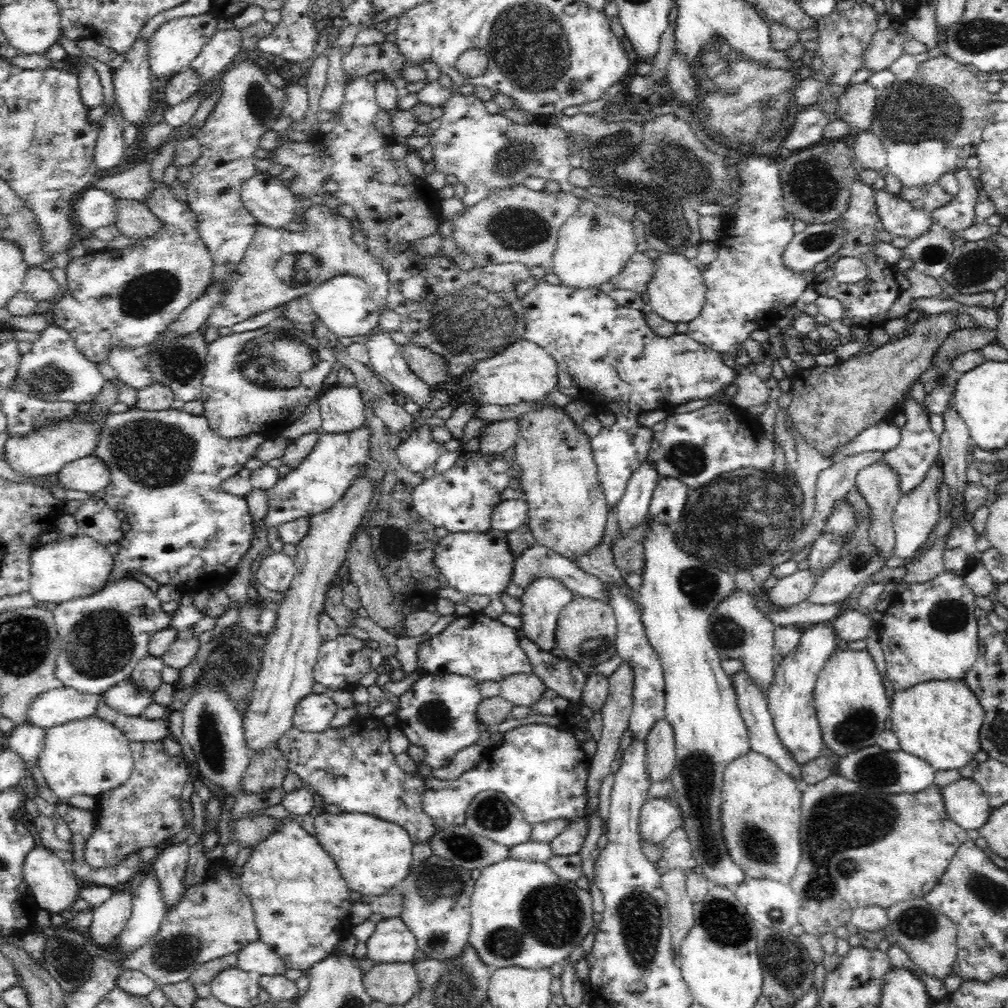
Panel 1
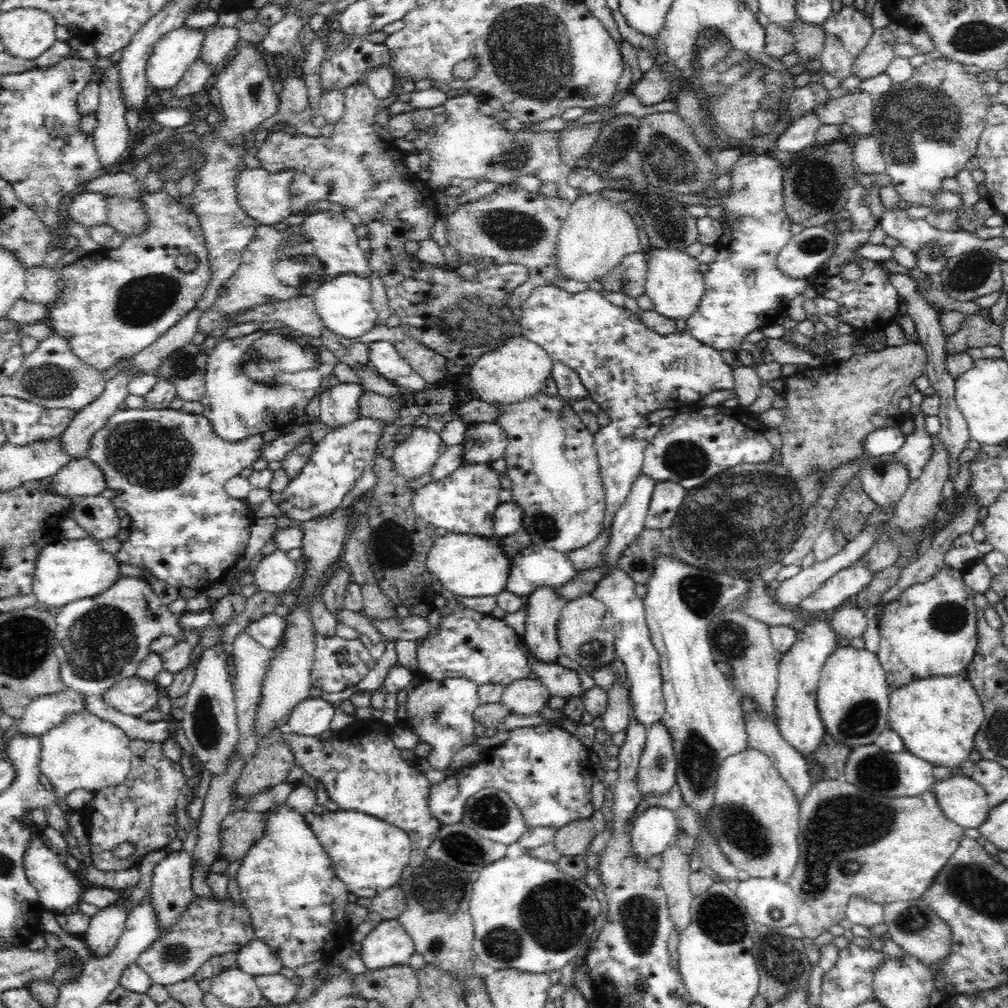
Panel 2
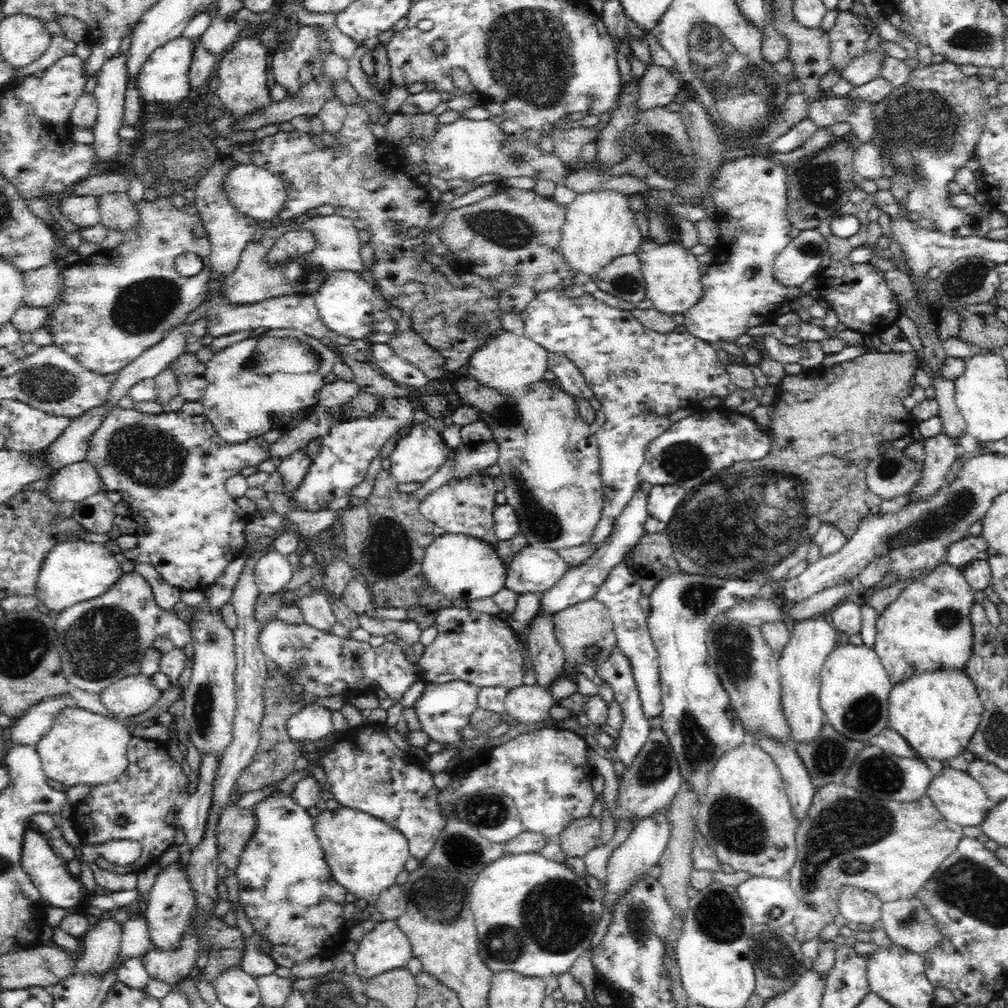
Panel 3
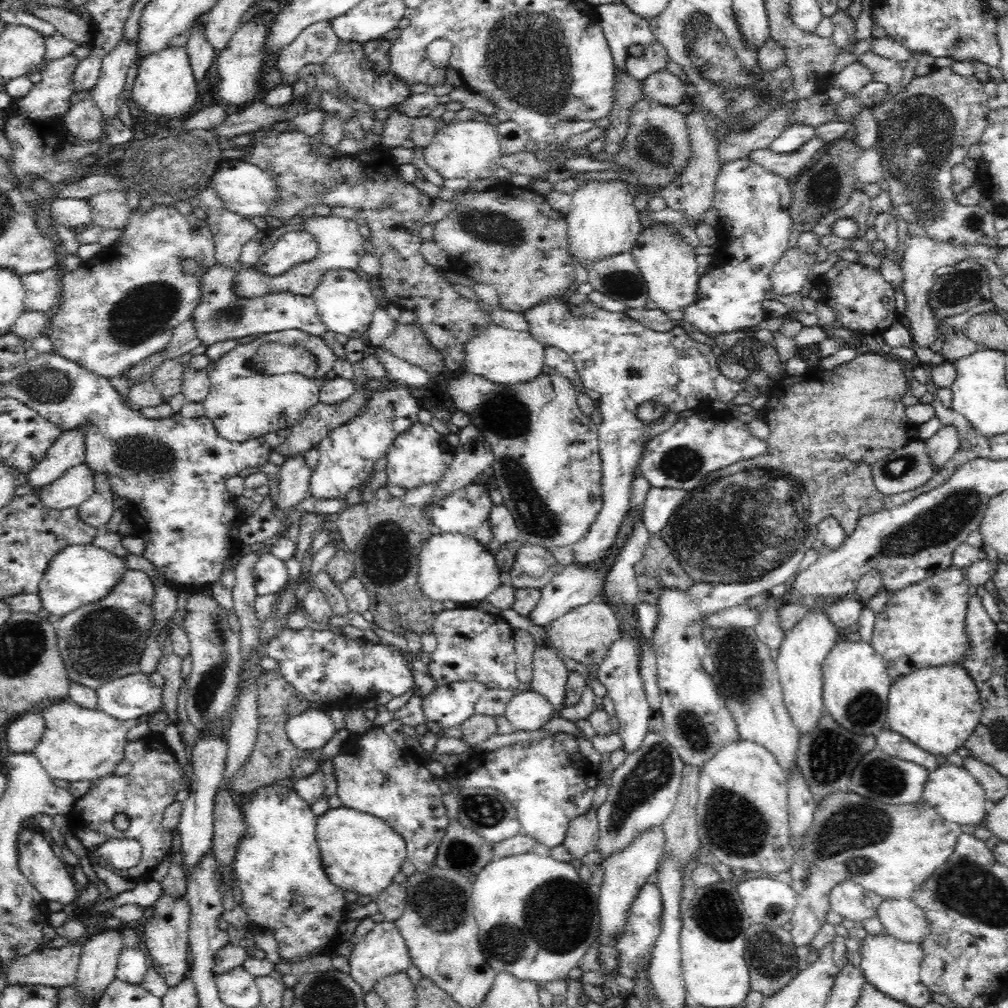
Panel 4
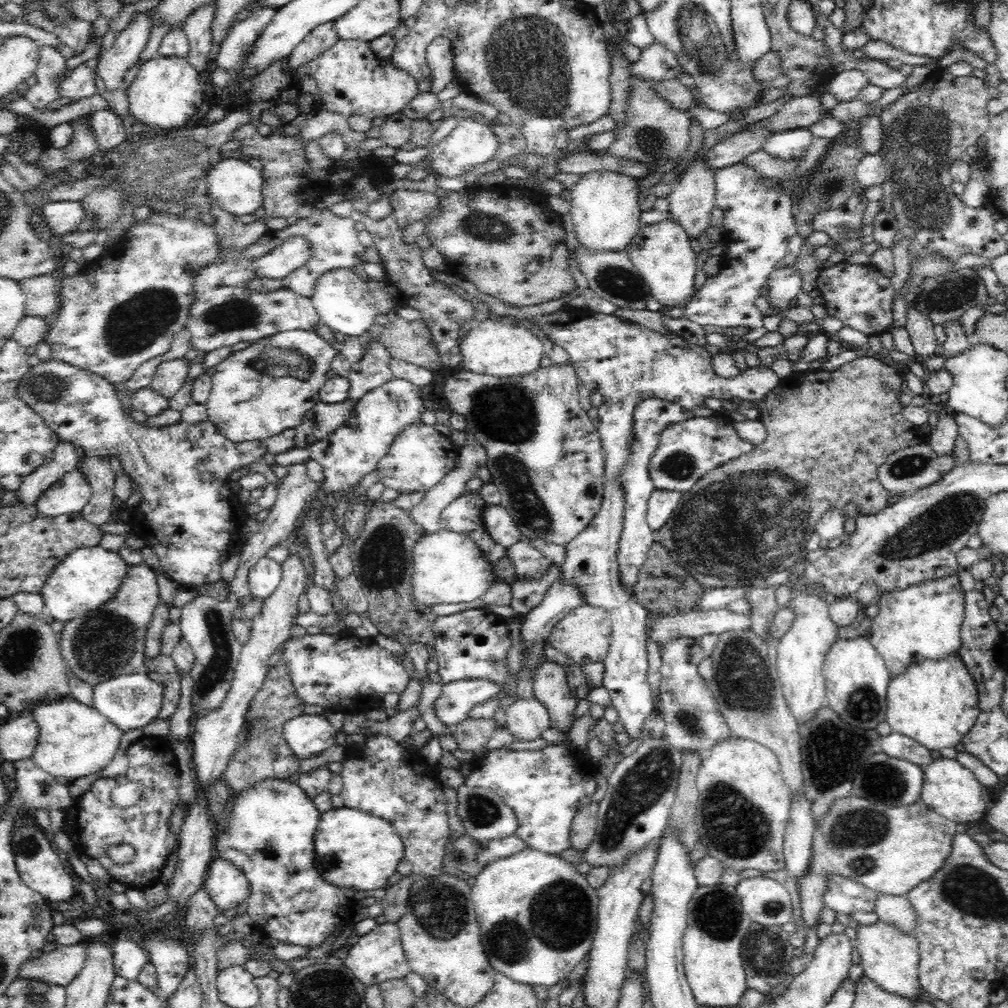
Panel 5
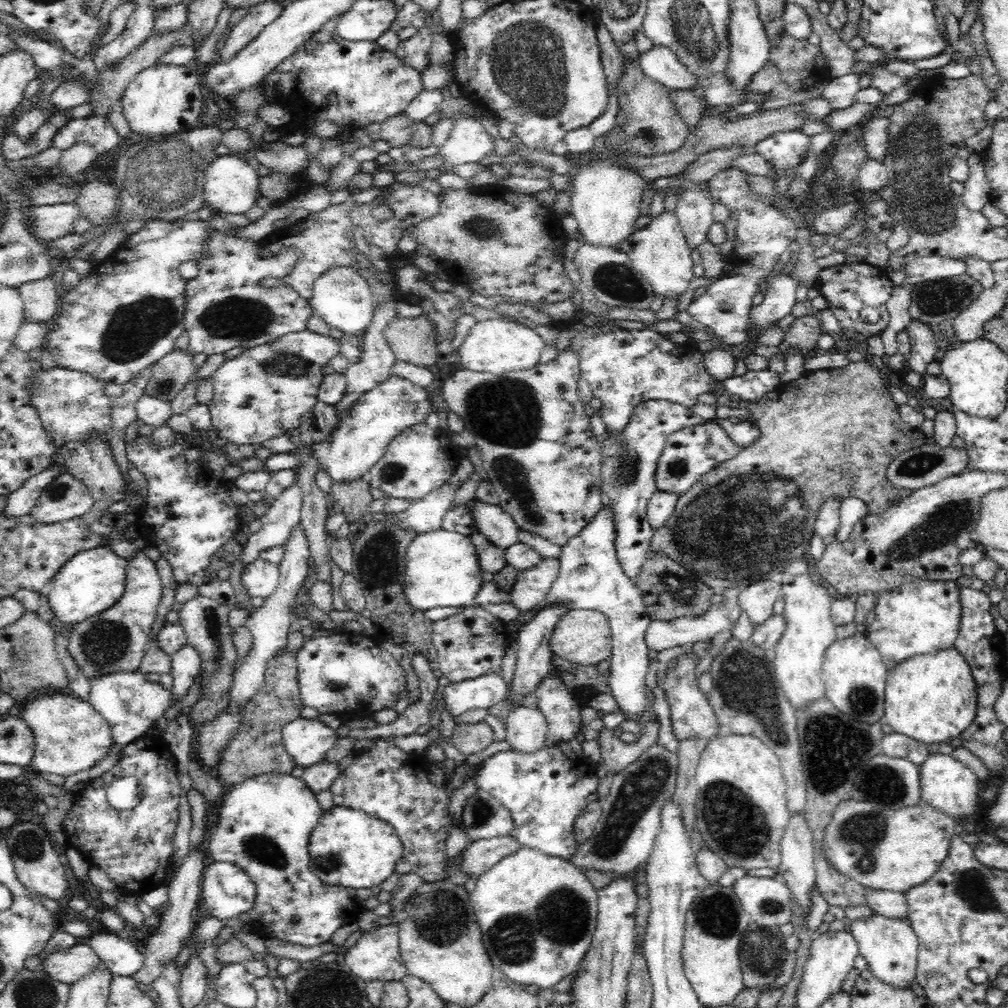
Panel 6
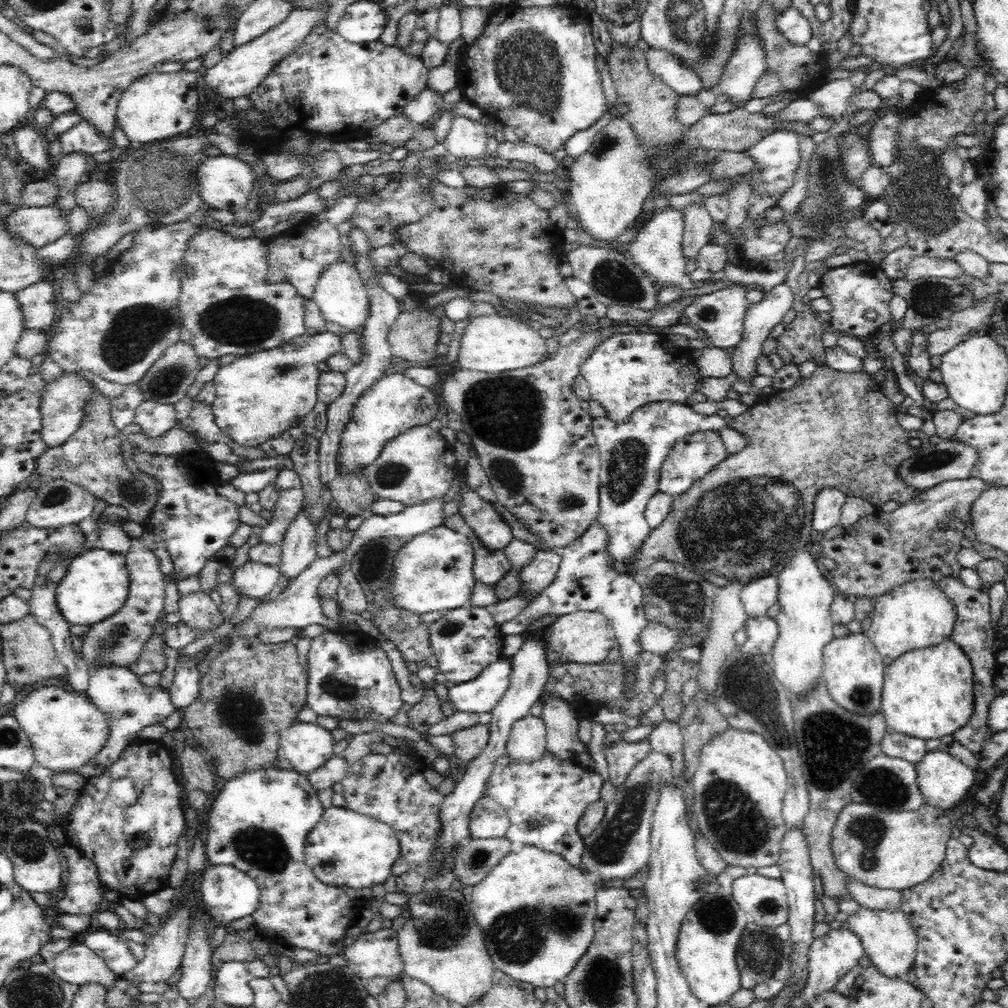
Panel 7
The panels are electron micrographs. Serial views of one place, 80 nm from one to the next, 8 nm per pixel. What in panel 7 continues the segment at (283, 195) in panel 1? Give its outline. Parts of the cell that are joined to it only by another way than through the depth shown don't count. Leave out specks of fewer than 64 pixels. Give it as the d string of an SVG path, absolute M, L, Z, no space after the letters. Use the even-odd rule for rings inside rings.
M237 156L207 157L197 169L197 178L199 178L200 195L205 208L227 210L236 215L244 213L255 183L254 172L246 162L242 162Z

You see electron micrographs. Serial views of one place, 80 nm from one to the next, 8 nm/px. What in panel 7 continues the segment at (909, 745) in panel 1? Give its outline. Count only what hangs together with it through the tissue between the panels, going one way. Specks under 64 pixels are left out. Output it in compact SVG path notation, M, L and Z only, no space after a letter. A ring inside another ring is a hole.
M951 639L928 649L914 649L896 658L885 671L881 714L888 730L932 740L953 735L974 713L973 667Z

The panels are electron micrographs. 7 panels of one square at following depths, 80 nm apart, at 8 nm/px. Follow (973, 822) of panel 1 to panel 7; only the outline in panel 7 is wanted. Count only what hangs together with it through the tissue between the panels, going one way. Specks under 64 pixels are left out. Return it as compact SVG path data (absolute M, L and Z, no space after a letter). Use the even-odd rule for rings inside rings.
M928 751L922 756L922 761L916 763L917 781L926 804L938 809L948 810L960 806L966 802L974 782L976 774L968 766L954 758L949 752Z

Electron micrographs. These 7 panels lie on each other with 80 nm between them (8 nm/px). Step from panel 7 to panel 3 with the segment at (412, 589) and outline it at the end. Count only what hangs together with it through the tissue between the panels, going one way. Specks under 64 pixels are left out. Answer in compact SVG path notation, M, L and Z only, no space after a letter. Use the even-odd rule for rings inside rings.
M444 533L438 535L432 544L428 545L422 562L422 573L428 585L434 589L434 592L440 592L449 600L458 600L463 598L468 601L470 599L488 598L492 594L496 594L498 590L505 587L507 565L500 558L494 546L482 541L476 537L469 537L465 534Z

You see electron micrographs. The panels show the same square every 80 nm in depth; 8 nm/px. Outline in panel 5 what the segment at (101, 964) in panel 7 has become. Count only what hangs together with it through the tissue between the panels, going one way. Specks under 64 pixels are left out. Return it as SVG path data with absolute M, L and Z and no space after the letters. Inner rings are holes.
M78 943L72 946L56 946L54 950L43 952L33 961L23 962L17 978L39 980L56 986L68 986L85 963L87 945Z

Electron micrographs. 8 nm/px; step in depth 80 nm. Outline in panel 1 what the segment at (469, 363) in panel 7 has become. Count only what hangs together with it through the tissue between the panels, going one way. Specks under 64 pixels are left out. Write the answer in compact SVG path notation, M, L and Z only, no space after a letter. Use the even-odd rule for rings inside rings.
M521 336L494 354L476 362L470 376L470 389L474 398L484 404L508 406L519 402L532 402L546 397L558 386L558 363L548 351Z

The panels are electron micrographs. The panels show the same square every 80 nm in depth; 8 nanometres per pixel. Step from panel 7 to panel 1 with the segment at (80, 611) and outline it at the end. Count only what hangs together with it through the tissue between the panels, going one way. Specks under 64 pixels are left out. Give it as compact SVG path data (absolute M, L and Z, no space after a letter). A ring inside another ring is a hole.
M77 534L76 536L62 536L57 541L40 544L30 553L30 578L29 592L36 599L36 602L60 604L94 594L102 590L109 583L109 576L114 564L114 557L106 551L106 545L98 542L88 535Z

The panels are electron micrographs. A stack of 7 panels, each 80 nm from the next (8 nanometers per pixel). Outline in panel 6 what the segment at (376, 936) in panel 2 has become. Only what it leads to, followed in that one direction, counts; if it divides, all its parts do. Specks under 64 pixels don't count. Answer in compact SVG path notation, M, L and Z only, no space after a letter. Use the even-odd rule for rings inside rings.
M391 923L380 925L370 932L359 933L359 939L345 953L345 963L357 977L366 982L401 981L408 975L408 969L399 949L399 927Z

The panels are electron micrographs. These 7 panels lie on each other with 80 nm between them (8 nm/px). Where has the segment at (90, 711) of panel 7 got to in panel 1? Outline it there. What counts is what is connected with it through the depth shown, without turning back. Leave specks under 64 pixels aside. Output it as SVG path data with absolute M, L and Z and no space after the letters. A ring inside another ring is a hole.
M98 717L52 726L47 729L44 748L39 754L40 771L60 802L76 794L98 798L130 779L135 764L130 743L116 725Z

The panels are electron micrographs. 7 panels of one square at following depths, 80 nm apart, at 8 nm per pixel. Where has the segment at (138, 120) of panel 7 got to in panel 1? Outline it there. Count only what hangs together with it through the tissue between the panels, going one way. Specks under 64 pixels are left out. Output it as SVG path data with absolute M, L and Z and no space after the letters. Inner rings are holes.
M208 12L195 16L171 18L163 22L149 40L150 72L156 78L164 79L164 76L174 76L188 68L192 59L196 58L202 47L212 38L212 34L216 32L216 24L218 24L218 18L212 17Z

